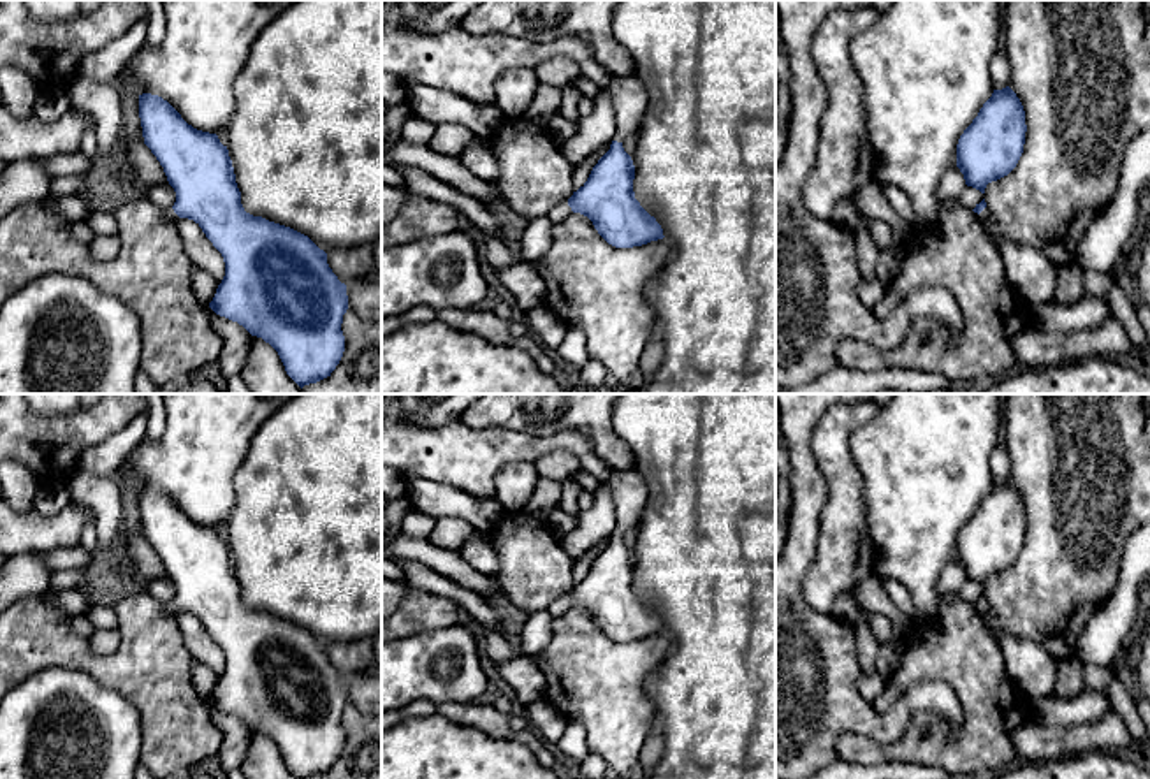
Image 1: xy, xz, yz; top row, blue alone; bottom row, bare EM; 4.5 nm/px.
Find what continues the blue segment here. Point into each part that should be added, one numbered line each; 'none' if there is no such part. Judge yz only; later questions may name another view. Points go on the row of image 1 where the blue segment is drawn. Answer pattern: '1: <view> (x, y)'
1: yz (1033, 276)

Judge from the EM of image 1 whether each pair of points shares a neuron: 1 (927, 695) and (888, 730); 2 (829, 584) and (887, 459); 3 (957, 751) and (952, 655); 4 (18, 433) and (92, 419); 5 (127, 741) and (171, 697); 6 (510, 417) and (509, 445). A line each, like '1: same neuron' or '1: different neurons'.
1: same neuron
2: different neurons
3: same neuron
4: same neuron
5: different neurons
6: different neurons

